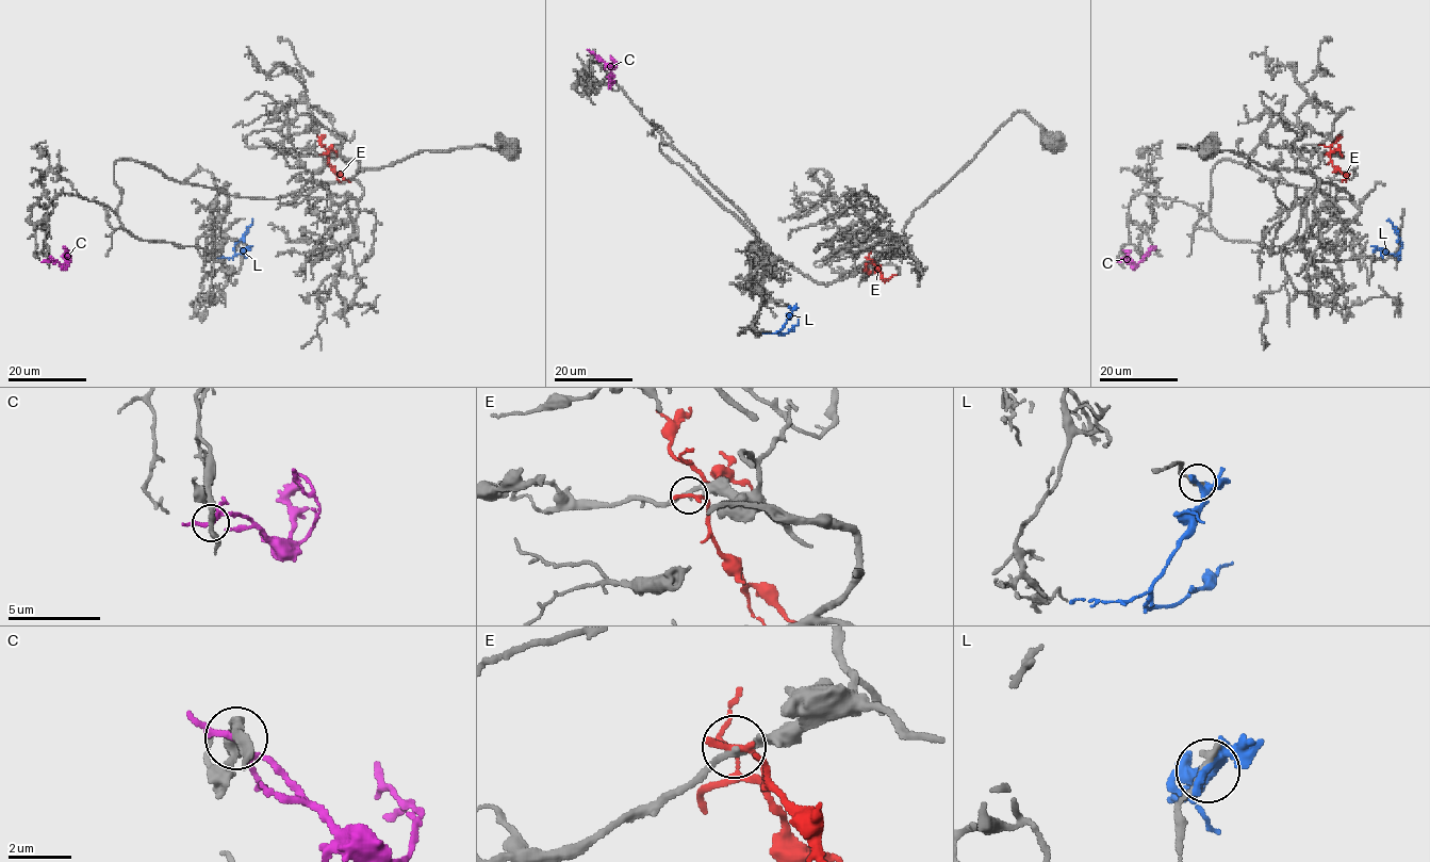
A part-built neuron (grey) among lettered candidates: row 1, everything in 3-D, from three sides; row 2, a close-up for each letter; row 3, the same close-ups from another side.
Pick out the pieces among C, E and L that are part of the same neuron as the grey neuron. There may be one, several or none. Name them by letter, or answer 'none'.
none

